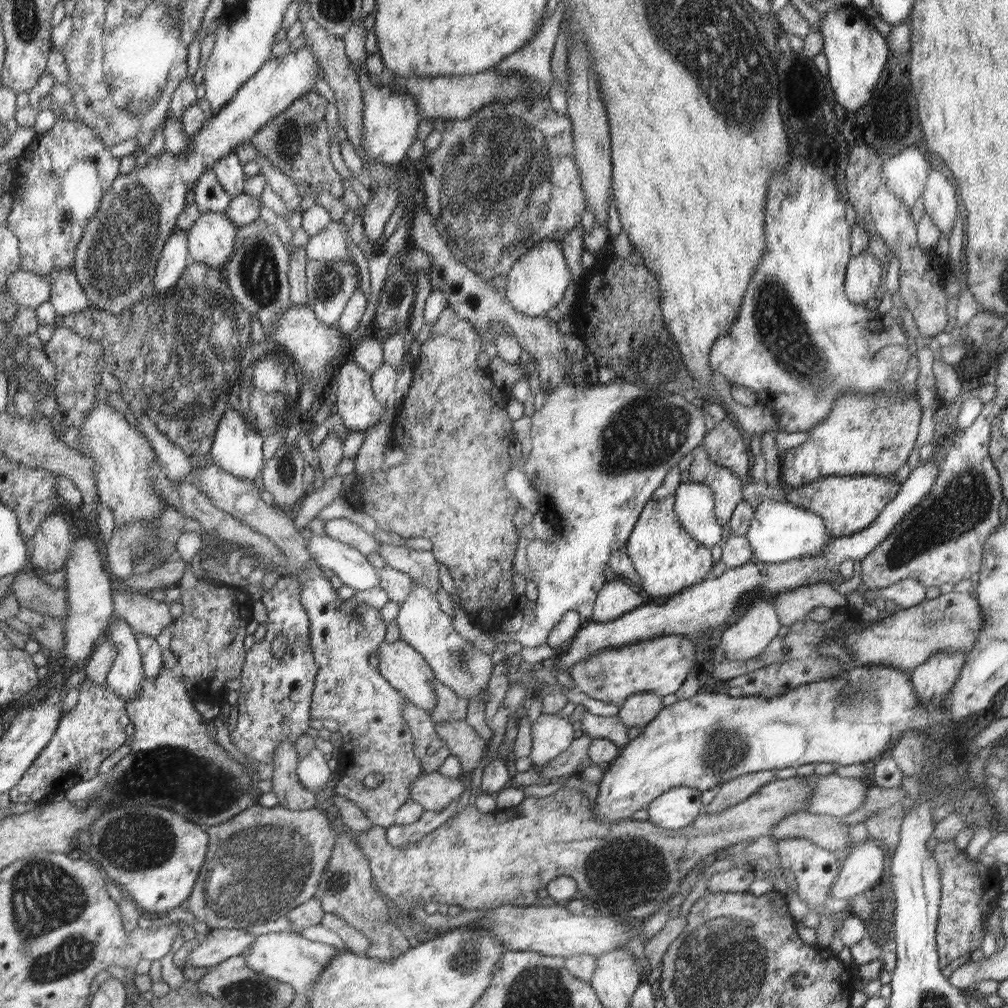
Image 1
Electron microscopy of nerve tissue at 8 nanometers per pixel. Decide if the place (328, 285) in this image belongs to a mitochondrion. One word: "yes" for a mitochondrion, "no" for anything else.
yes

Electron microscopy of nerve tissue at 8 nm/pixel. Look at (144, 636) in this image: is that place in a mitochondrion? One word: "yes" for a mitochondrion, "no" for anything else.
no

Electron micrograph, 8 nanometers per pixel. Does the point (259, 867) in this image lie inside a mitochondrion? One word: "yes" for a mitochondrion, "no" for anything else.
yes

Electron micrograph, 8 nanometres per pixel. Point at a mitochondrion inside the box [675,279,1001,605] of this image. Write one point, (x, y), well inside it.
(966, 502)

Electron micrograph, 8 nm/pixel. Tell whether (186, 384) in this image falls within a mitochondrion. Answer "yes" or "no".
yes

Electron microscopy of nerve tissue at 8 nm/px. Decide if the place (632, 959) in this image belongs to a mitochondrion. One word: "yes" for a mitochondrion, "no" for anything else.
no

